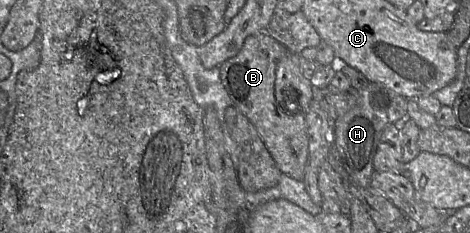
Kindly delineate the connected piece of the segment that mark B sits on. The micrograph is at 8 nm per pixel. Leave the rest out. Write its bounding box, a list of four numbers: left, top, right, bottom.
[219,32,321,181]

